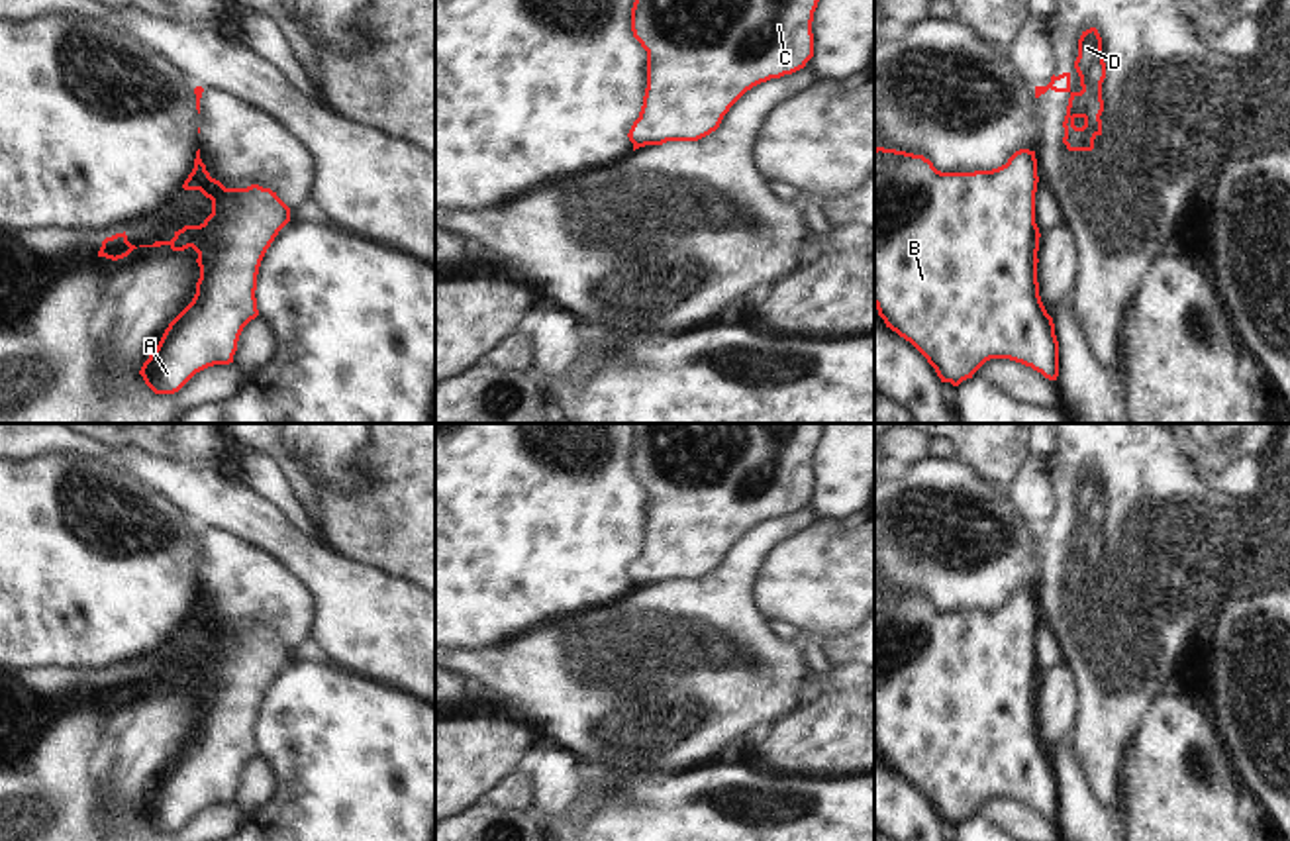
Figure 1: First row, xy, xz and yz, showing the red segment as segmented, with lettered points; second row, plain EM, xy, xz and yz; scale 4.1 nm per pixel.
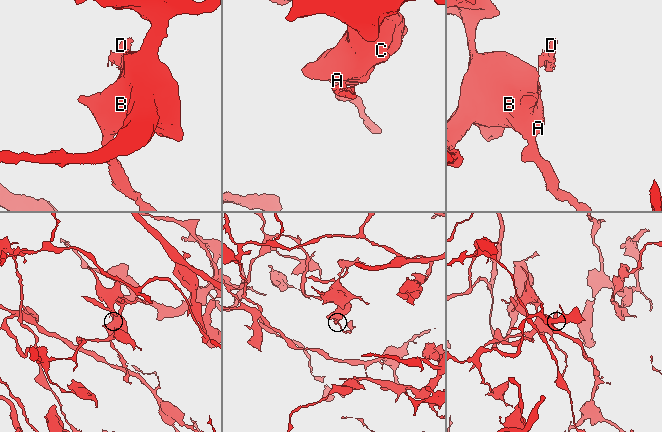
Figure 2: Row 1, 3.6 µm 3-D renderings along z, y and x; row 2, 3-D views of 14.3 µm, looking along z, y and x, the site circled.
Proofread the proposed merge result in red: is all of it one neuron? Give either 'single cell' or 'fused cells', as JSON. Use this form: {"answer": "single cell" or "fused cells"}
{"answer": "fused cells"}

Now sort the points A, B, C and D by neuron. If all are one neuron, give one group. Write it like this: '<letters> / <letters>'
A B C / D

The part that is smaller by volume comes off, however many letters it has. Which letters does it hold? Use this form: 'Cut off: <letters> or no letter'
Cut off: D

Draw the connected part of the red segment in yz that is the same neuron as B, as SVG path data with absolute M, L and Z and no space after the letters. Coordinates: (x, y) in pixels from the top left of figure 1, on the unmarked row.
M874 588L874 745L886 767L910 780L941 821L959 825L990 798L1031 806L1049 819L1059 816L1059 780L1037 721L1039 667L1035 590L1019 588L992 610L941 612L923 594Z

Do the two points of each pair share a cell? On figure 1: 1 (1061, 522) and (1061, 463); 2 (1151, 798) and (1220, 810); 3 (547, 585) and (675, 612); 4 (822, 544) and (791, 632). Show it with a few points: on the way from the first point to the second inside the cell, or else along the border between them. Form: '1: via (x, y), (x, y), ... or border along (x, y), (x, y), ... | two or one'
1: via (1067, 508), (1067, 477) | one
2: via (1169, 804), (1179, 804), (1185, 810), (1202, 810) | one
3: border along (632, 589), (612, 600), (571, 612) | two
4: border along (779, 620), (793, 622), (802, 634) | two

